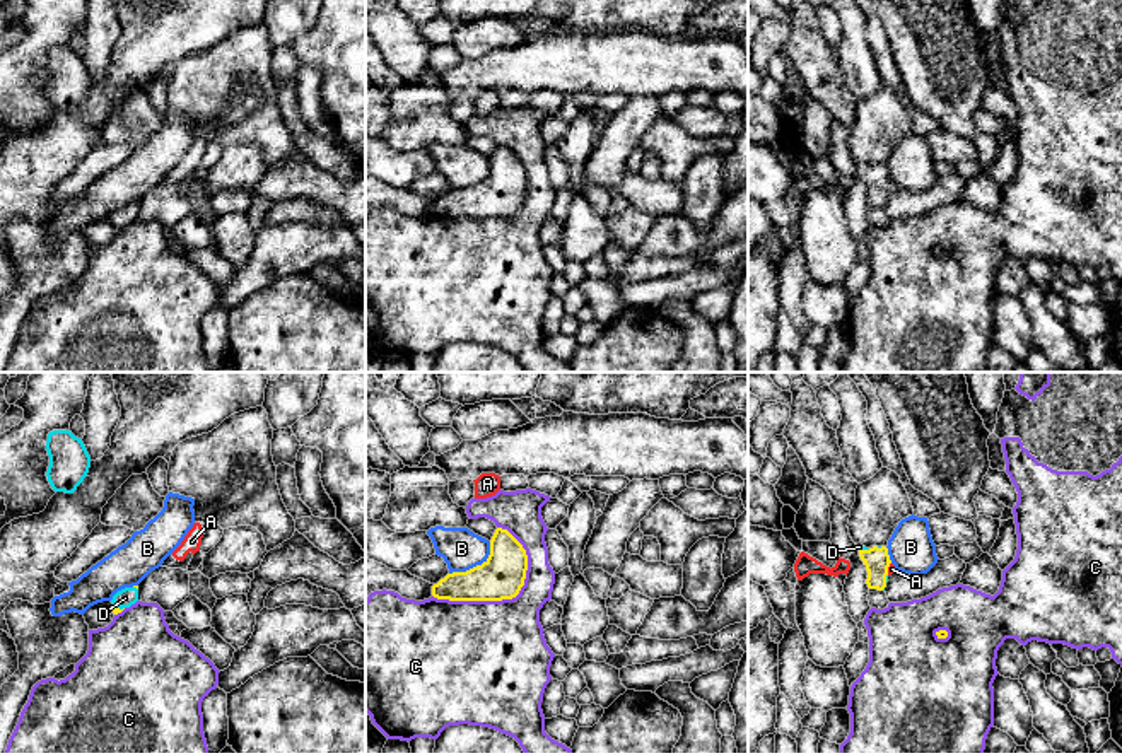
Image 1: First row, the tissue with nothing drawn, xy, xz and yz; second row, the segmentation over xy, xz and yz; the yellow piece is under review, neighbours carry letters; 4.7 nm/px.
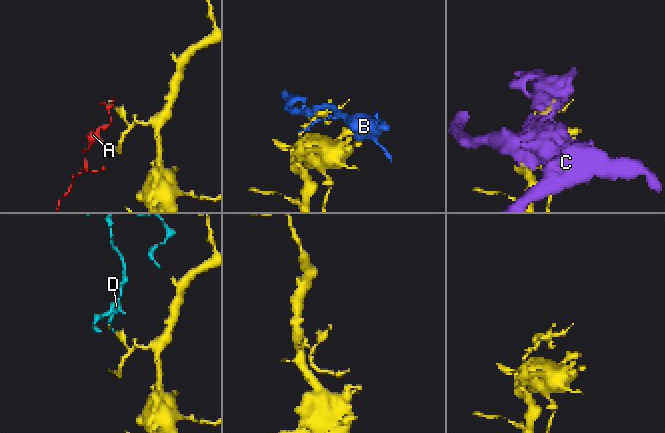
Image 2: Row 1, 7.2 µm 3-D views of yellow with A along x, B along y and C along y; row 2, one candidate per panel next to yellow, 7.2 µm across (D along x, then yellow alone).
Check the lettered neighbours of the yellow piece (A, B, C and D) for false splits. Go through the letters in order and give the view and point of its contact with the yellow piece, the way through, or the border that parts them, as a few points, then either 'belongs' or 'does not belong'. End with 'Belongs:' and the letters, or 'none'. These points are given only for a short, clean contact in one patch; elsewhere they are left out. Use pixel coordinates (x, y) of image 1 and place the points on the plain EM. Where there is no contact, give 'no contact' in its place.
A: yz (887, 186) | along yz (890, 180), (887, 192) | does not belong
B: xz (477, 183) | does not belong
C: xz (496, 217) | does not belong
D: xy (118, 226) | across xy (115, 227), (118, 226), (125, 215) | belongs
Belongs: D

